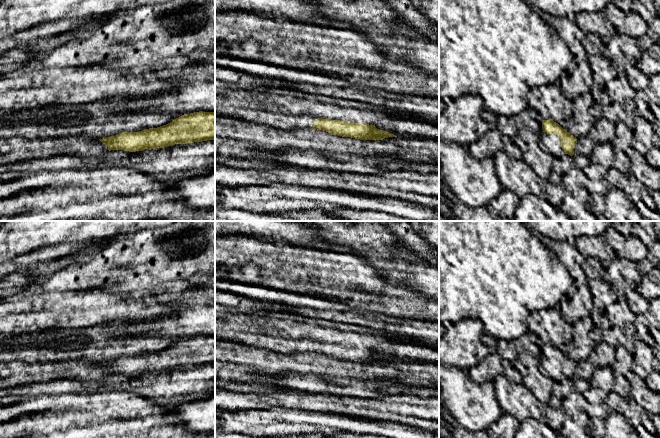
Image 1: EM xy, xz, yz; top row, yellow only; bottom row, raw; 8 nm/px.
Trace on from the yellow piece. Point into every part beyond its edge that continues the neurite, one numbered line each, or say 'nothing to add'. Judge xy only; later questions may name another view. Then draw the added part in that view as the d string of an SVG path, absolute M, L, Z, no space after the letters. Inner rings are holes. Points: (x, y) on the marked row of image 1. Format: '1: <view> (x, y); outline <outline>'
nothing to add

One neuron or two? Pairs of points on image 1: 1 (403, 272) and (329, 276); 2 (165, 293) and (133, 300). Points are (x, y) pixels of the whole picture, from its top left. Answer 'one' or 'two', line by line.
1: two
2: one

